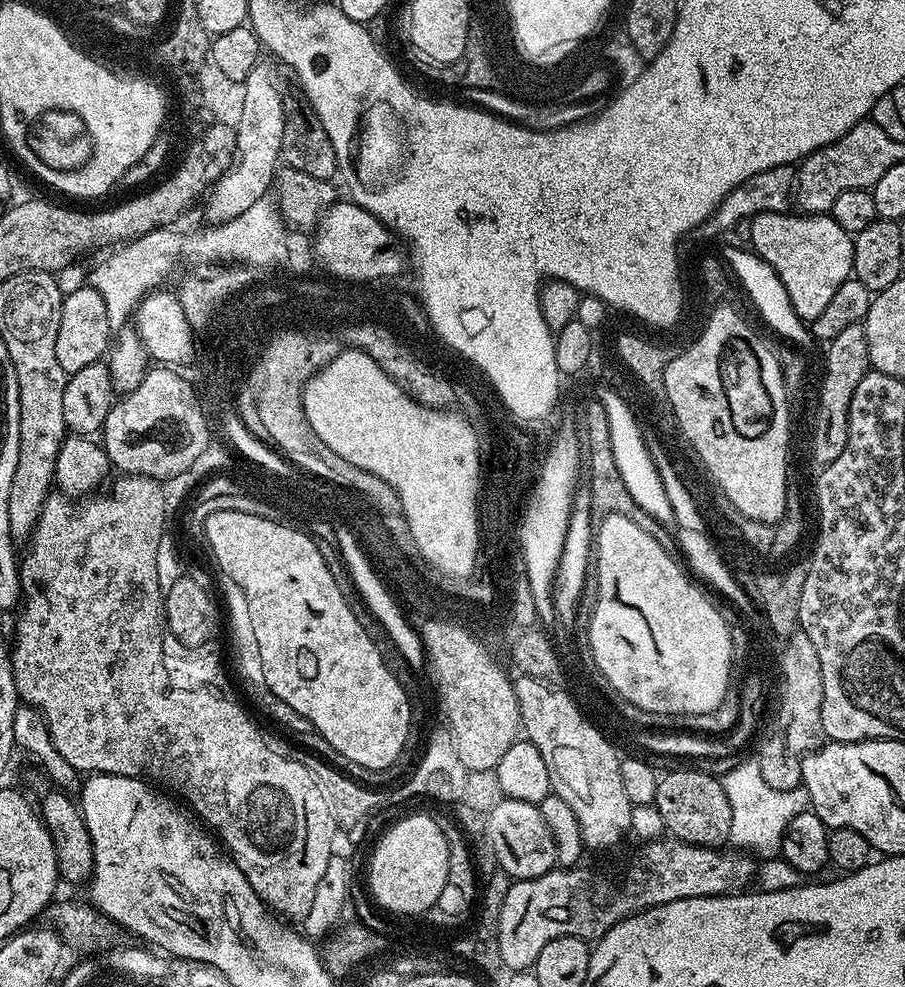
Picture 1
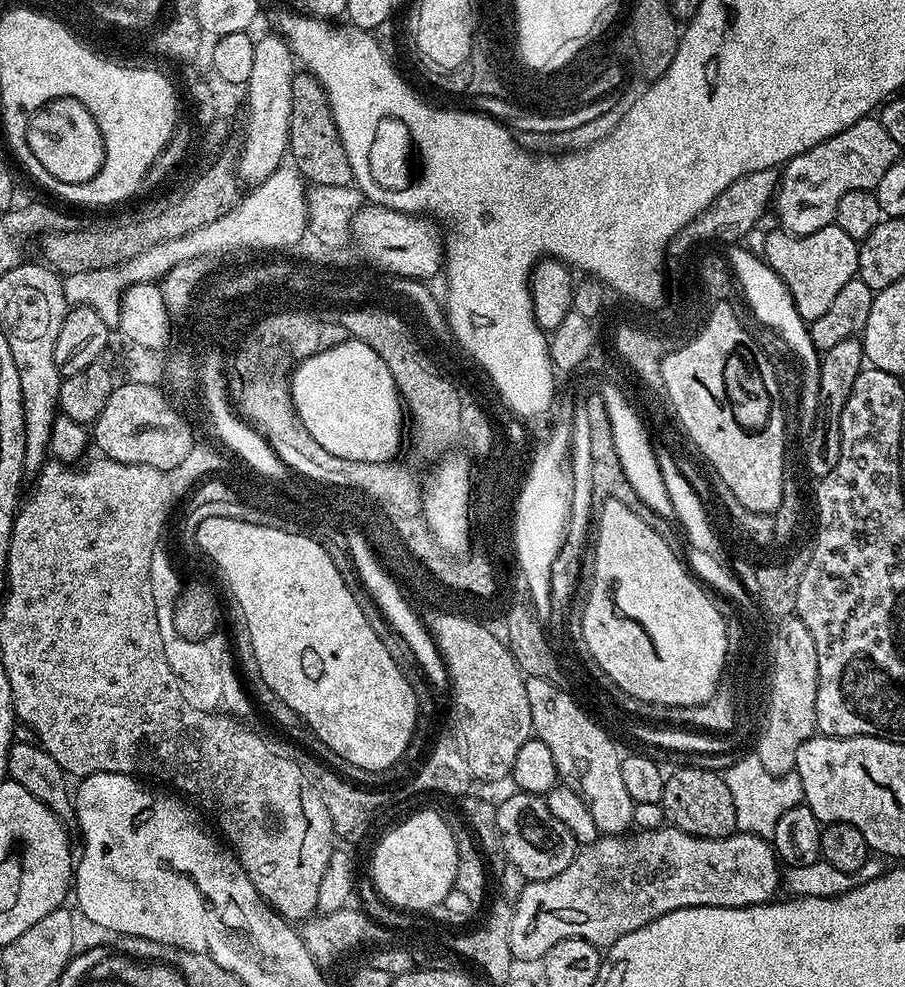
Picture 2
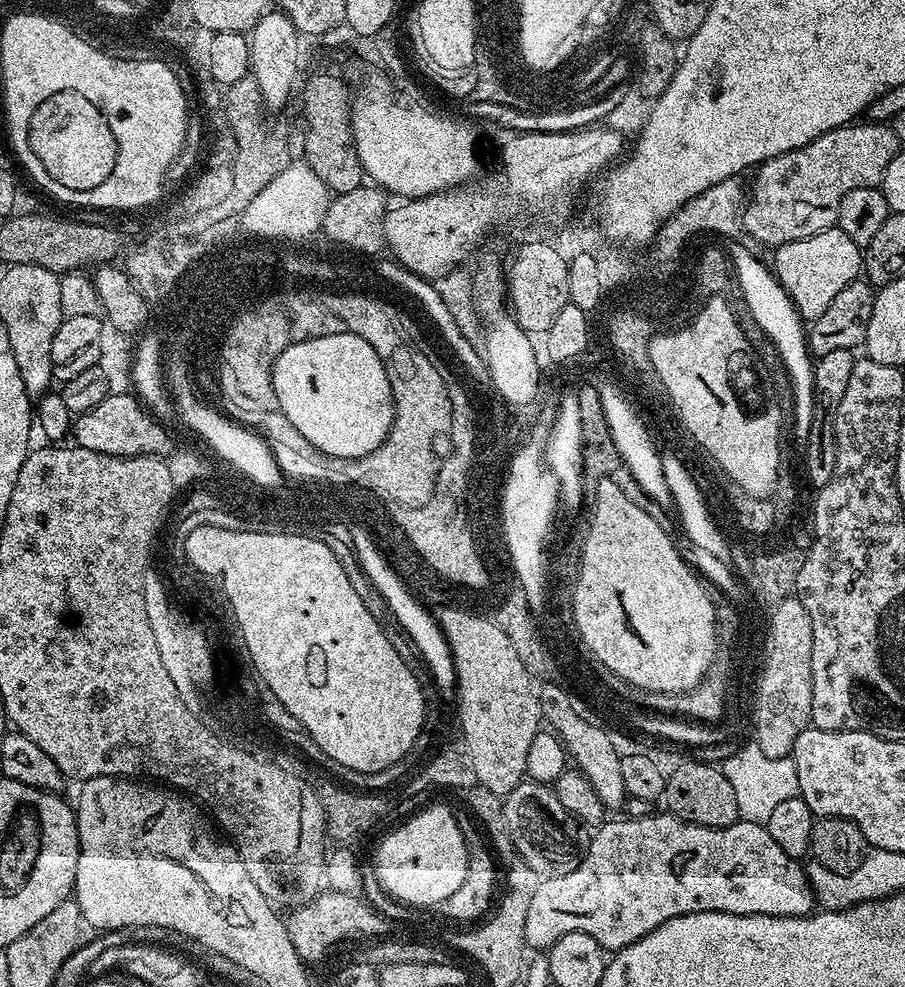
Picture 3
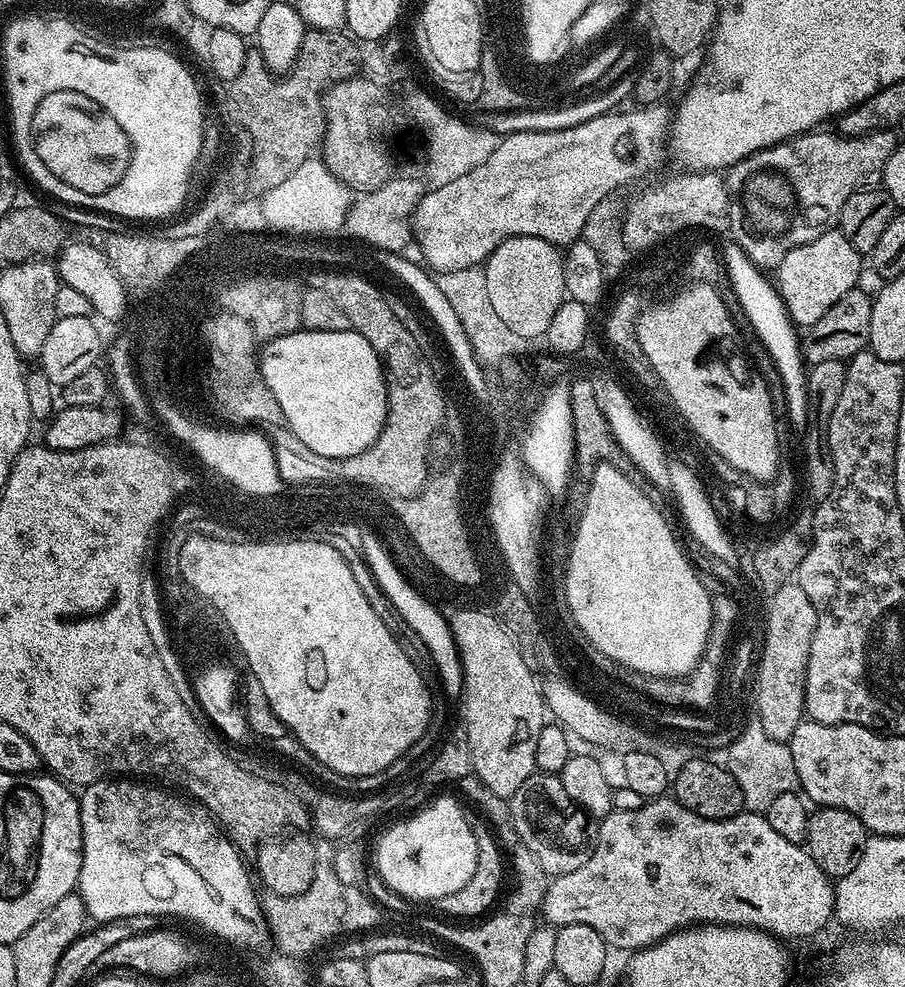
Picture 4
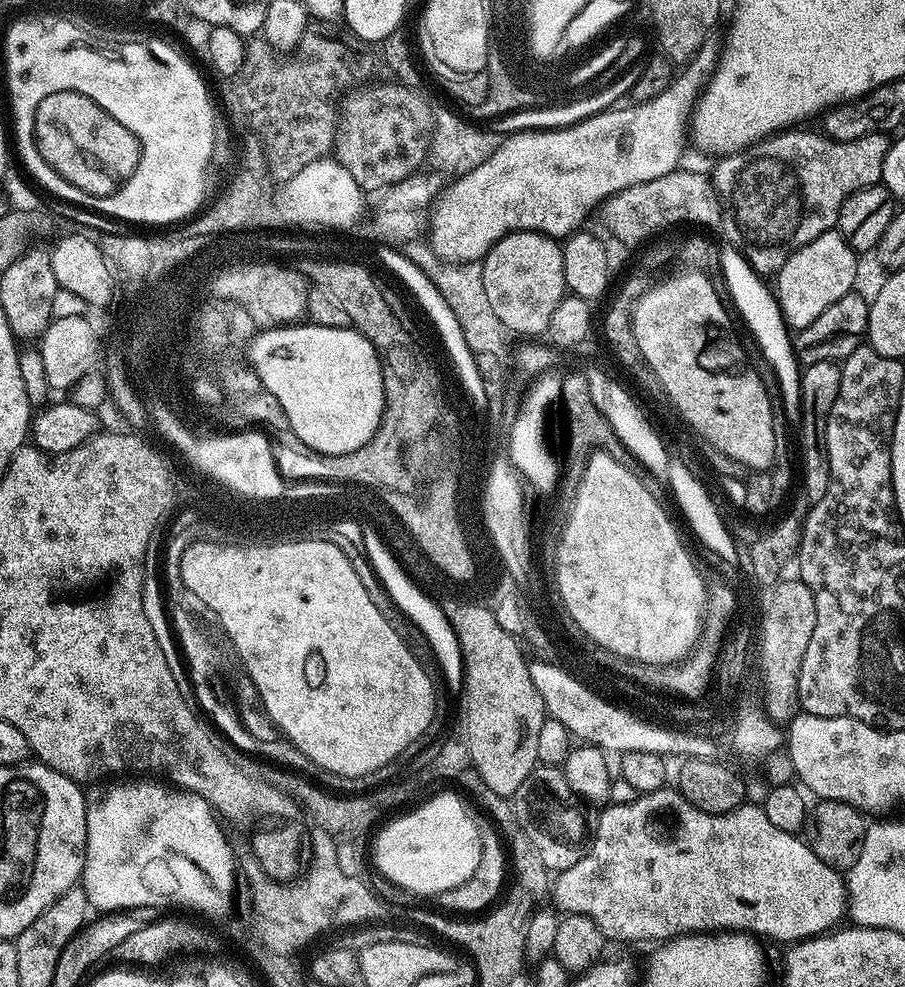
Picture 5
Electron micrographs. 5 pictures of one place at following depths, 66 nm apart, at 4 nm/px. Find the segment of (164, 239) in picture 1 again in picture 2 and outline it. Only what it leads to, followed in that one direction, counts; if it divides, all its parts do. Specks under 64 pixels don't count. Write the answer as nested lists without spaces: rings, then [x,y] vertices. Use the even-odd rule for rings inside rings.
[[[168,240],[164,244],[156,244],[146,248],[142,254],[124,264],[102,270],[82,270],[78,274],[63,277],[66,302],[72,308],[89,308],[94,310],[106,322],[109,330],[119,329],[120,299],[131,284],[150,284],[164,278],[172,268],[176,268],[189,258],[189,245],[184,240]]]

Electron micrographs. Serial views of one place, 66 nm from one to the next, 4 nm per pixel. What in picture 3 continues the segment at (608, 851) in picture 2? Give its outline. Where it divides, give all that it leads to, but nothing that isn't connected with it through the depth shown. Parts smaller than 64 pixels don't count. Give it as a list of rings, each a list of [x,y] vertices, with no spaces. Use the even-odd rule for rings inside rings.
[[[667,810],[653,811],[650,816],[628,816],[623,819],[624,820],[612,821],[609,819],[607,822],[601,823],[599,827],[593,831],[597,832],[593,834],[592,841],[589,842],[588,848],[586,844],[586,847],[583,849],[580,857],[580,865],[574,870],[570,870],[570,874],[550,876],[541,879],[538,890],[534,890],[534,896],[530,901],[530,908],[526,910],[524,942],[529,949],[541,948],[541,950],[547,950],[552,947],[555,940],[562,938],[562,934],[581,932],[582,934],[590,934],[590,938],[594,938],[594,942],[601,944],[605,950],[619,950],[630,946],[634,942],[638,942],[638,938],[650,934],[650,930],[662,926],[662,922],[670,922],[670,918],[678,918],[679,916],[685,916],[691,912],[807,916],[813,911],[814,897],[812,895],[812,888],[808,884],[808,873],[805,865],[801,863],[799,859],[789,858],[786,854],[786,850],[782,850],[782,846],[778,846],[778,842],[774,842],[774,838],[770,838],[770,834],[765,825],[739,819],[736,823],[726,826],[725,828],[711,828],[710,826],[698,826],[697,824],[686,822]]]

